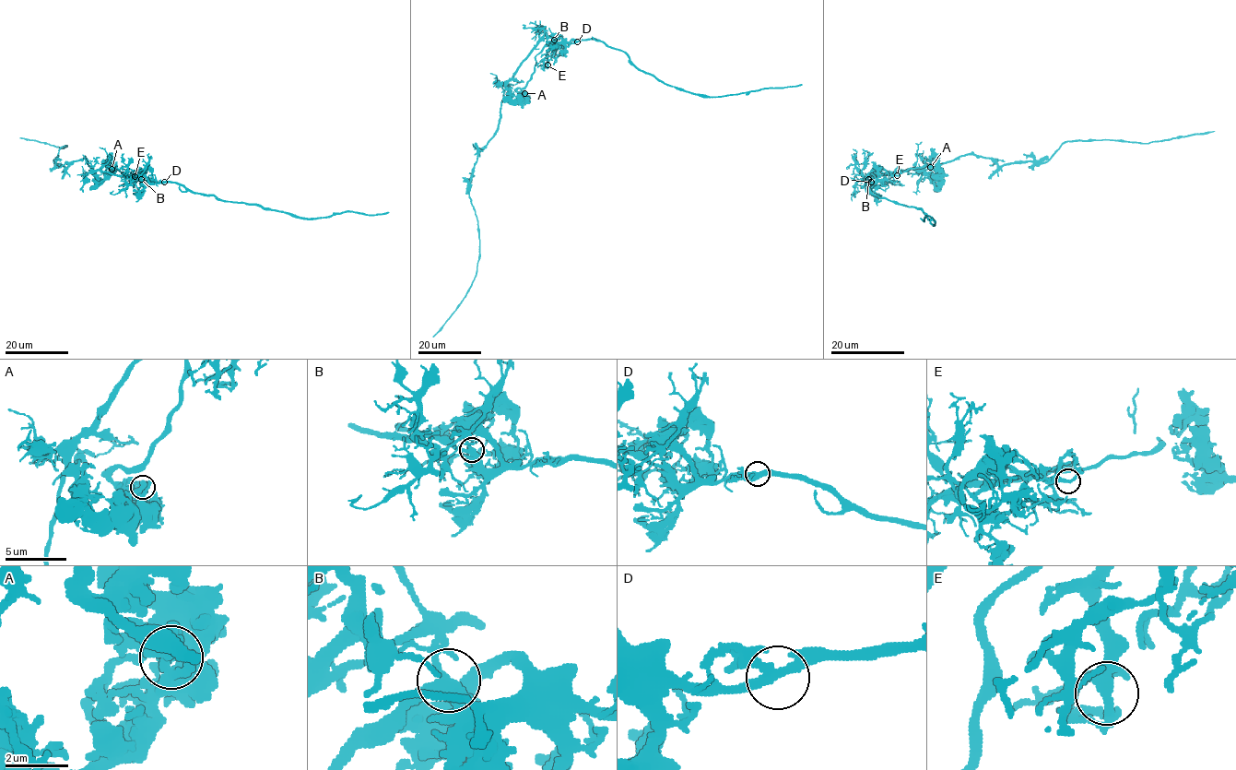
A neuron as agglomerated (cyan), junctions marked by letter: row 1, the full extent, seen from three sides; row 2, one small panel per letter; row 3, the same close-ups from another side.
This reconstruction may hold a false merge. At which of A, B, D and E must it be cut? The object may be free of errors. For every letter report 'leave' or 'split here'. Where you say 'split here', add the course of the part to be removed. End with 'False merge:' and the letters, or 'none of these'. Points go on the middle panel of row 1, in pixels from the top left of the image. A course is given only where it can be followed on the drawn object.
A: leave
B: split here; foreign part runs (554, 40), (545, 35), (507, 82), (498, 130), (479, 152), (469, 183), (479, 233), (476, 274), (432, 337)
D: leave
E: leave
False merge: B

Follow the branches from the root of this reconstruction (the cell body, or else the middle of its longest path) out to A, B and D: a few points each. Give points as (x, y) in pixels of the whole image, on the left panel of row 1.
A: (111, 172), (93, 171), (102, 180), (111, 169)
B: (111, 172), (141, 179)
D: (111, 172), (132, 179), (139, 177), (145, 183), (164, 182)

